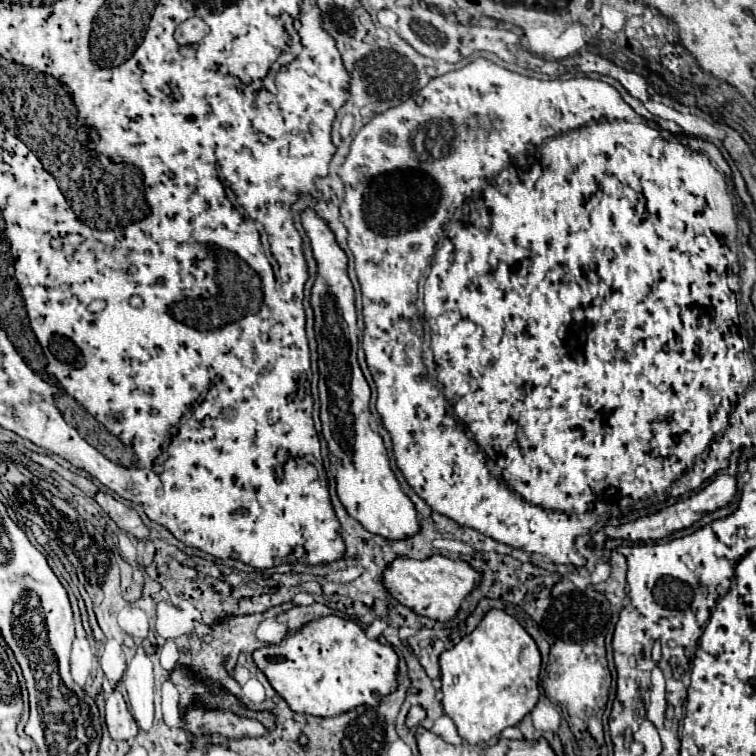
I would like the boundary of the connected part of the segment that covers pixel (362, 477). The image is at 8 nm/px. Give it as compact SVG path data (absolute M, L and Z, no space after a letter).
M306 210L302 214L302 226L306 228L310 240L312 240L312 250L314 258L318 262L318 278L312 288L312 298L310 304L314 308L314 318L316 318L316 340L318 340L318 368L320 368L320 420L322 420L322 434L328 442L330 450L330 464L336 470L336 490L342 506L346 512L358 520L368 532L382 536L386 540L406 540L418 534L420 522L418 522L418 512L412 504L412 500L402 492L394 472L390 470L390 462L386 456L386 448L382 444L382 438L378 432L372 430L370 426L370 386L360 370L360 364L356 360L358 352L358 326L356 326L356 306L354 306L354 288L346 272L346 254L342 248L336 244L332 230L328 224L318 218L312 210Z

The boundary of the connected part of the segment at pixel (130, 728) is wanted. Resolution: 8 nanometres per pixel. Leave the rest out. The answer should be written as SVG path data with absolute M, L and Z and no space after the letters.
M114 690L106 698L106 726L114 740L130 740L138 734L136 720L132 718L120 690Z

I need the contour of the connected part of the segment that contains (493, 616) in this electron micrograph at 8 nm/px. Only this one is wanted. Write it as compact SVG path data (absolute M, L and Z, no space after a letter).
M490 610L480 626L440 656L442 704L468 744L488 742L504 728L518 726L540 698L542 658L532 636L504 610Z

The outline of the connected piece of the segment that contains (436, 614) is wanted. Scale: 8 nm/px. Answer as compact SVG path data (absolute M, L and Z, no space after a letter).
M432 556L428 560L396 558L384 570L384 584L400 604L438 622L448 622L458 614L460 604L478 586L480 578L482 574L466 560L450 560L444 556Z

